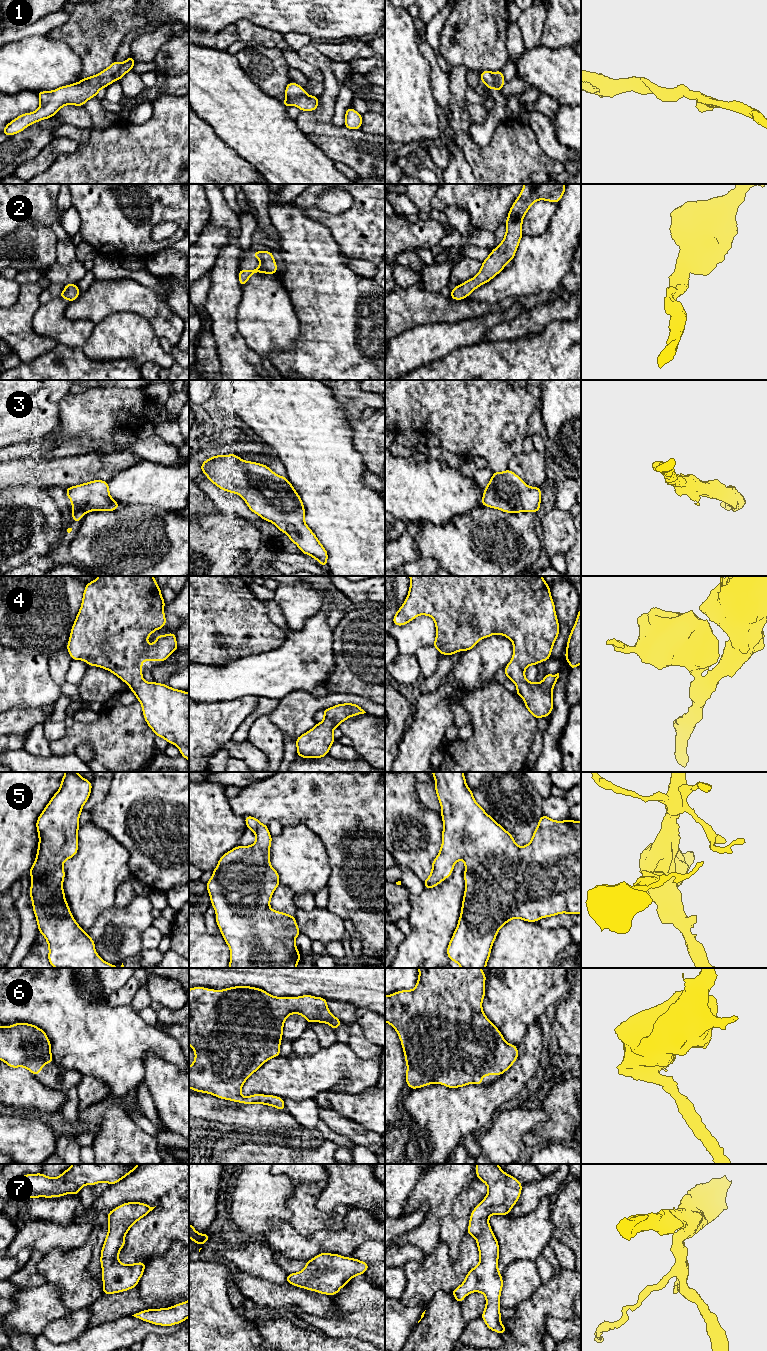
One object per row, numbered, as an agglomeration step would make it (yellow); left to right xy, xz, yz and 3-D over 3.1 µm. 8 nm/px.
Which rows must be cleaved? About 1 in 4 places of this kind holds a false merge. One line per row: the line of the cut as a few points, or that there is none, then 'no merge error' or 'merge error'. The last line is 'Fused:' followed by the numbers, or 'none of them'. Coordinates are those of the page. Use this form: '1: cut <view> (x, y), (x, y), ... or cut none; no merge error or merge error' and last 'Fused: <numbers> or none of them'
1: cut none; no merge error
2: cut none; no merge error
3: cut none; no merge error
4: cut none; no merge error
5: cut none; no merge error
6: cut none; no merge error
7: cut none; no merge error
Fused: none of them

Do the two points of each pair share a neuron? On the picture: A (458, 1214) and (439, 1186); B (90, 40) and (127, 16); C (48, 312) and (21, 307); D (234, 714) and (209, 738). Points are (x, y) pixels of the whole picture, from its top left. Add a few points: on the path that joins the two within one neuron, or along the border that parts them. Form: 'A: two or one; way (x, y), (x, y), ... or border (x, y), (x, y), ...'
A: two; border (467, 1187), (453, 1201), (452, 1209), (439, 1225)
B: one; way (99, 31), (118, 16)
C: two; border (40, 304), (33, 316), (33, 330), (36, 333)
D: one; way (227, 718), (214, 731)

